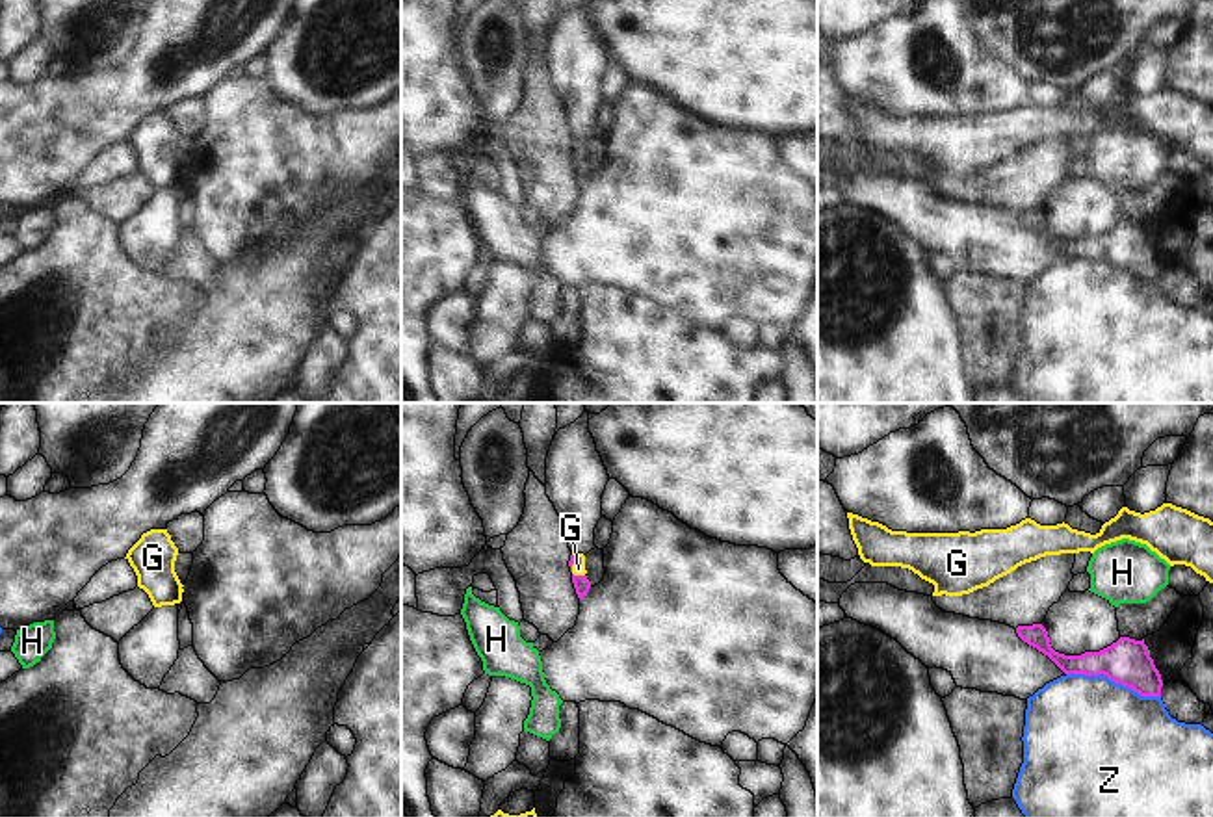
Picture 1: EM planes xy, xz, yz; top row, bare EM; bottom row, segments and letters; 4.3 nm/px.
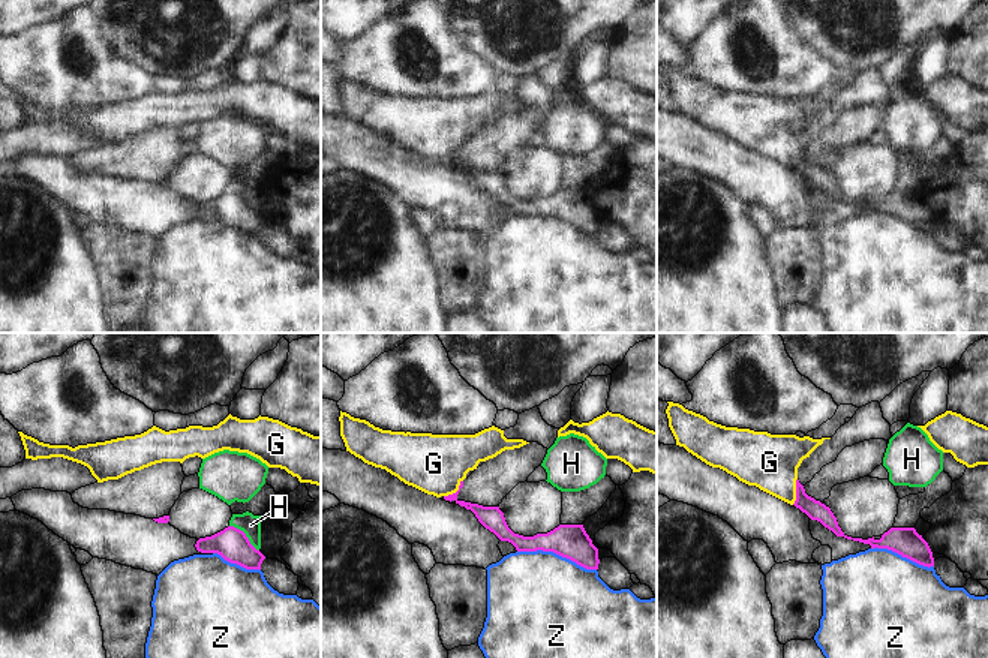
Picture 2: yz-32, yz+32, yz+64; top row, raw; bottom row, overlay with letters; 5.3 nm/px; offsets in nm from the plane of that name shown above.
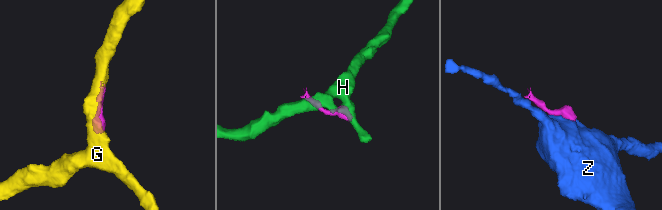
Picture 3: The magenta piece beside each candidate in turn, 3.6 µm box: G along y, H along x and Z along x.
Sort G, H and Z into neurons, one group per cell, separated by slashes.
G / H / Z

